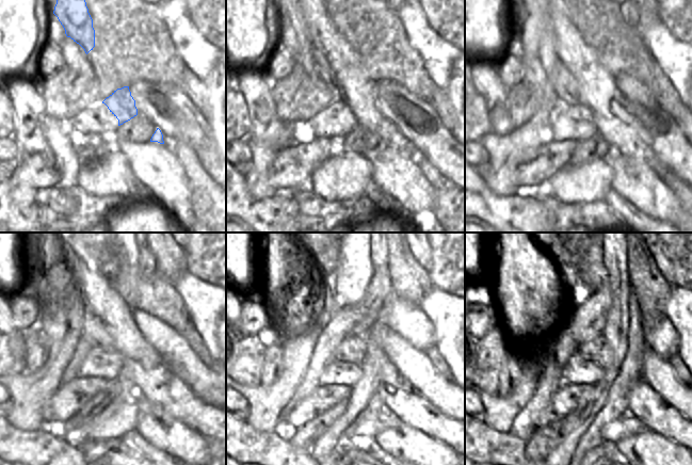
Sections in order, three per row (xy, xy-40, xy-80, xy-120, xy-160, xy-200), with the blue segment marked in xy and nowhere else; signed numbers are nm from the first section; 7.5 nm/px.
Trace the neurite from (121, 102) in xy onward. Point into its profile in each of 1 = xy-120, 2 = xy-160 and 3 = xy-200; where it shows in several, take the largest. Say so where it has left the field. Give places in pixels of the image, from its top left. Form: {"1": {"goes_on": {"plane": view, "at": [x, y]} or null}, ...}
{"1": {"goes_on": {"plane": "xy-120", "at": [142, 365]}}, "2": {"goes_on": {"plane": "xy-160", "at": [400, 398]}}, "3": {"goes_on": {"plane": "xy-200", "at": [644, 403]}}}

